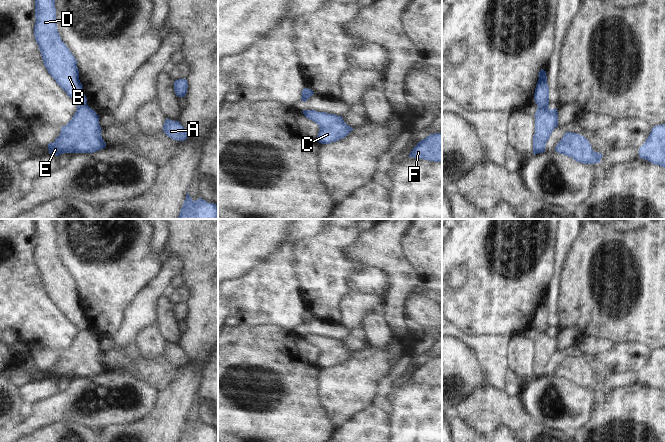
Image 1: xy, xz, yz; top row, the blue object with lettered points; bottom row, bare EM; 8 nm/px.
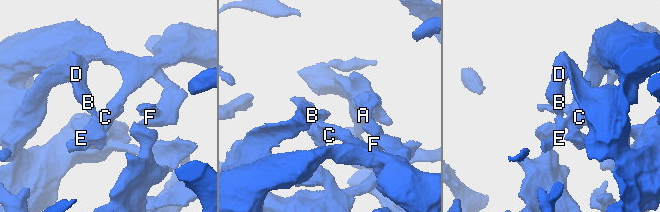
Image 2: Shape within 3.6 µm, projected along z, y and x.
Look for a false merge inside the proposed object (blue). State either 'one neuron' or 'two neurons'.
two neurons

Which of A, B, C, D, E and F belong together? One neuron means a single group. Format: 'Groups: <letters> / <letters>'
Groups: A C E F / B D.

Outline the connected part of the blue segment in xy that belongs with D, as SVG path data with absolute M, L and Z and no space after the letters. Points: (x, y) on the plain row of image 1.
M35 219L35 243L34 260L48 297L67 319L74 324L77 331L87 329L87 322L79 304L77 284L62 265L57 253L54 219Z

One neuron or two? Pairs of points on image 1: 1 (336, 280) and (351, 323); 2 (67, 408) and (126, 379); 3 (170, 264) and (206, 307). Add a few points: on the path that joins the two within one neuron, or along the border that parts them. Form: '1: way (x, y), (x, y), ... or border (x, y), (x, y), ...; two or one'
1: border (349, 290), (339, 305), (339, 321); two
2: way (80, 393), (85, 388), (111, 386); one
3: border (172, 254), (178, 255), (181, 258), (181, 273); two

